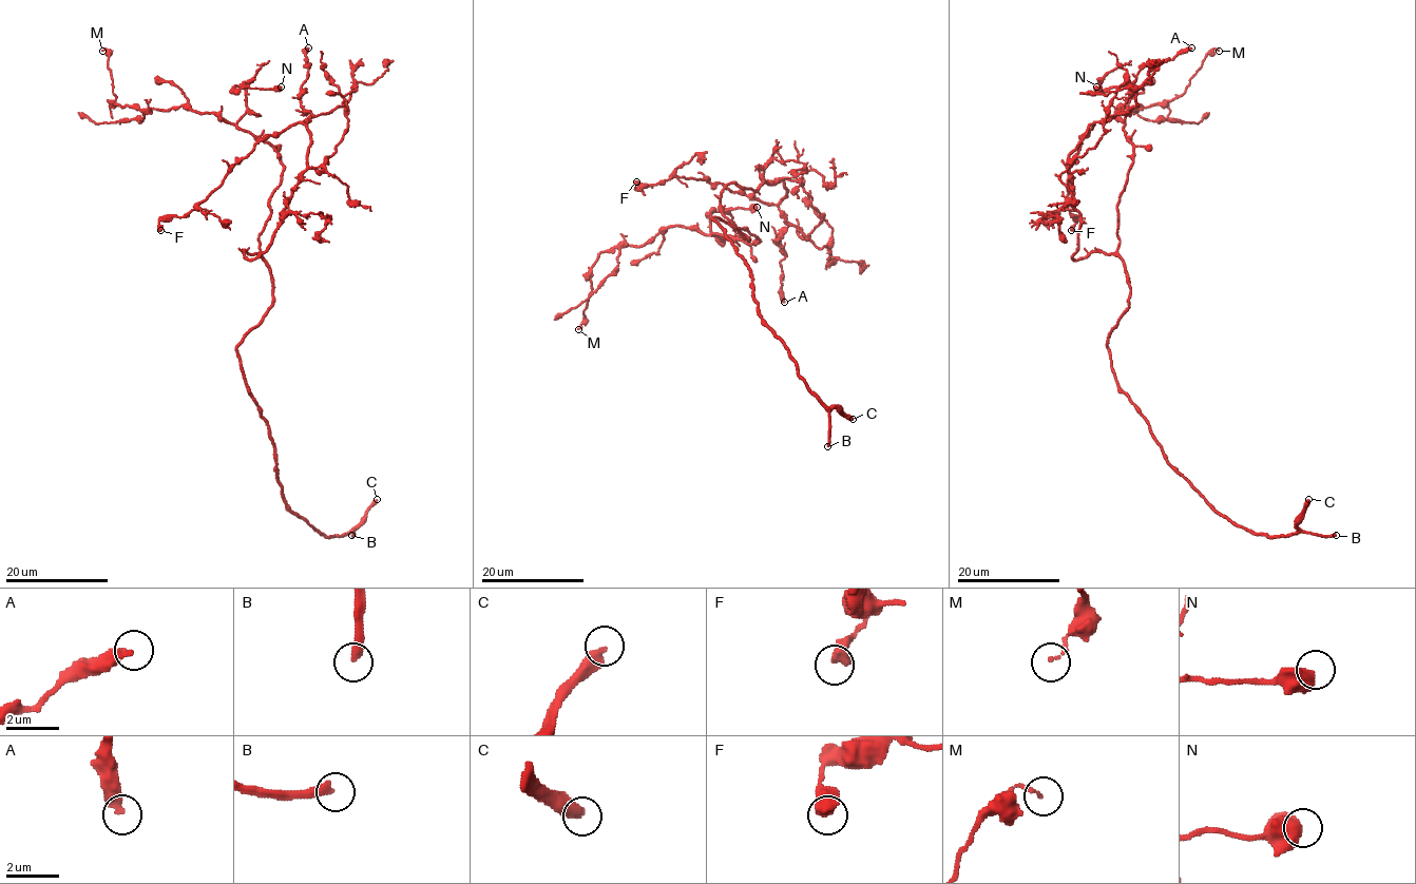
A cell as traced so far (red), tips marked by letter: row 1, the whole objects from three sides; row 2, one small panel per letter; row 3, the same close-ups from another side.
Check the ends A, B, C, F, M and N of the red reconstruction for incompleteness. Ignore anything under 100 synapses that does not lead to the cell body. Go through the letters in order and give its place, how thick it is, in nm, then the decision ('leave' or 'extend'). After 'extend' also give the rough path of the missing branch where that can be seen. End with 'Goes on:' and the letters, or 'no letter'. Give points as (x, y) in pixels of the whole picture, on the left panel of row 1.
A: at (308, 47); 400 nm thick; leave
B: at (351, 535); 280 nm thick; extend; missing branch runs (351, 535), (271, 469), (231, 387), (262, 285), (266, 180), (298, 139), (292, 96), (322, 63)
C: at (377, 499); 420 nm thick; extend
F: at (160, 230); 550 nm thick; leave
M: at (102, 51); 100 nm thick; leave
N: at (281, 87); 650 nm thick; leave
Goes on: B, C

